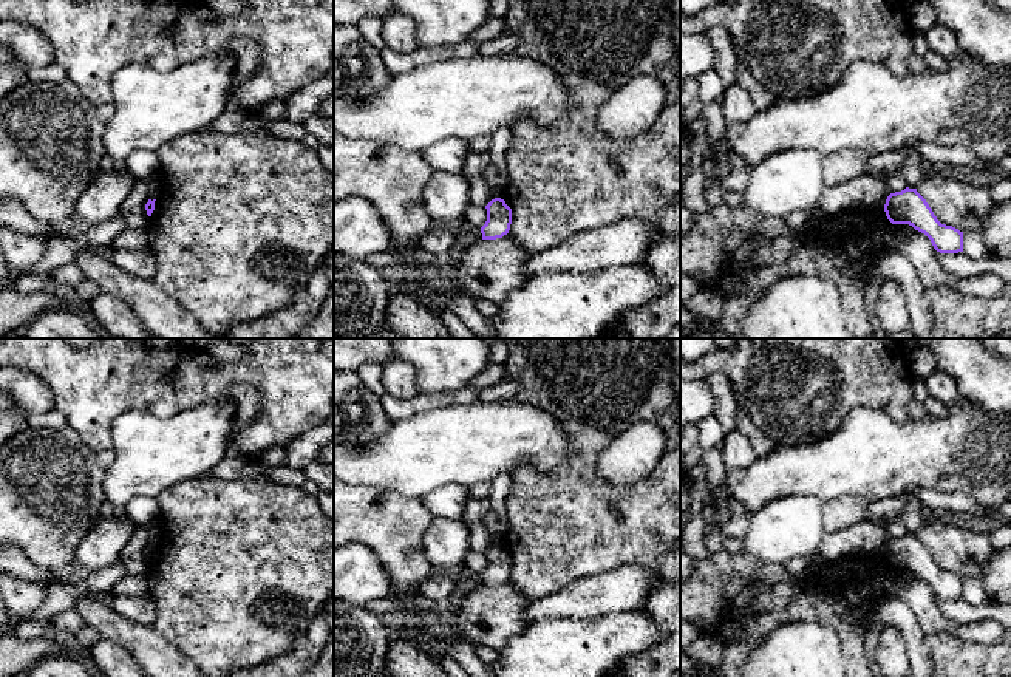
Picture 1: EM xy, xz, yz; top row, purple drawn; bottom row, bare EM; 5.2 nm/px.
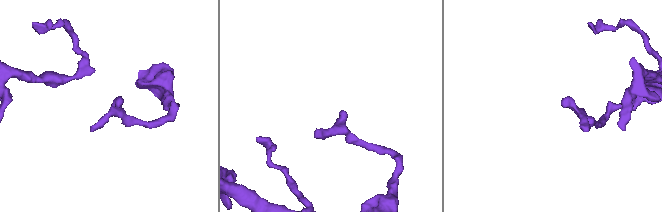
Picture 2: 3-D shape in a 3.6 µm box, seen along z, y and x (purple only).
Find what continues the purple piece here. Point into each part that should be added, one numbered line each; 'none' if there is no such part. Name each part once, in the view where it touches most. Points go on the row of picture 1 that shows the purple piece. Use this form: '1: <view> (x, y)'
none

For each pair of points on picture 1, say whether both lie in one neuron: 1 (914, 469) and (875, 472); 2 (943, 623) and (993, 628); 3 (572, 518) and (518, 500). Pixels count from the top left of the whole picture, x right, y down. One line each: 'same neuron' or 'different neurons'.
1: same neuron
2: same neuron
3: same neuron

